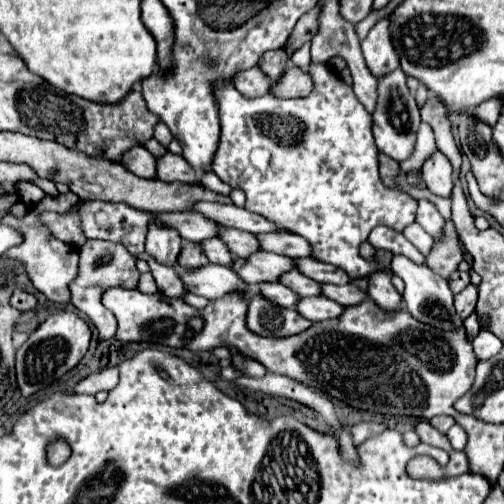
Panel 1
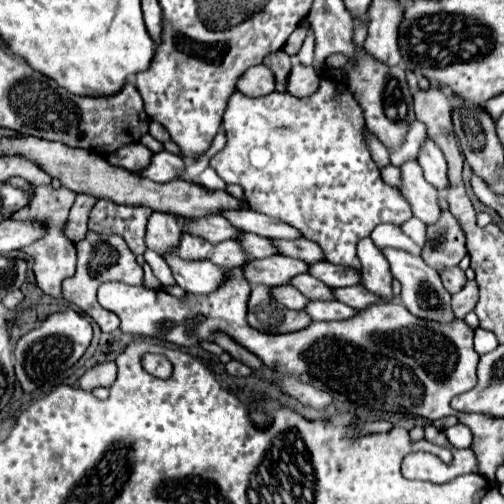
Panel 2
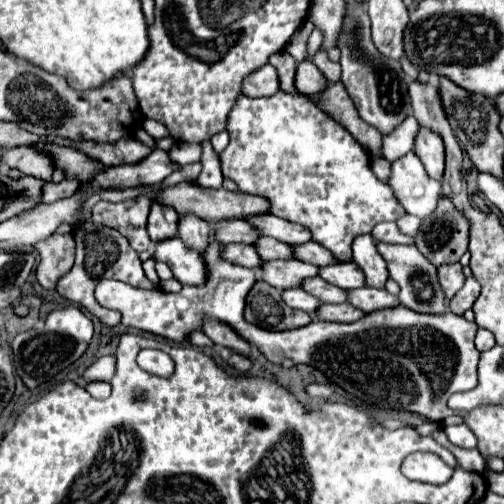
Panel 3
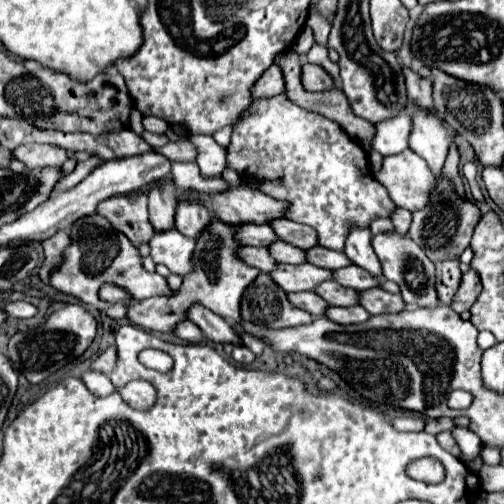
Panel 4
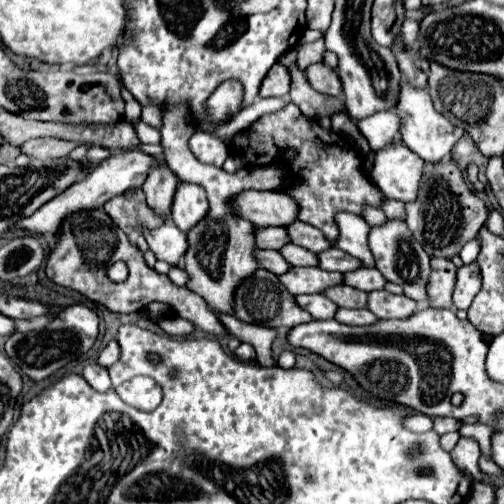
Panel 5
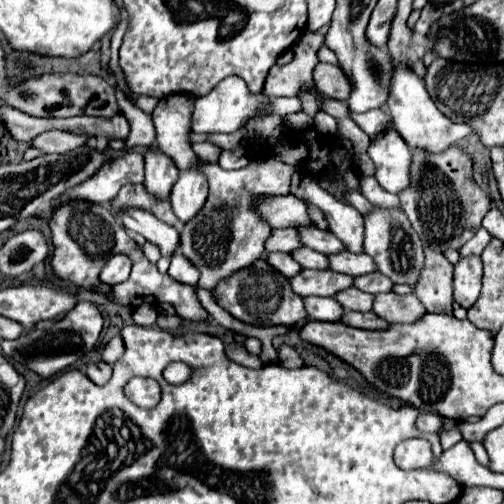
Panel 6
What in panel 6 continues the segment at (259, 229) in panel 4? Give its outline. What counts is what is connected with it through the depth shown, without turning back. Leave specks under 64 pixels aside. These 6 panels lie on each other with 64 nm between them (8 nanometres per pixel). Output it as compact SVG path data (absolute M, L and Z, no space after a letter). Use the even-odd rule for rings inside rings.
M296 228L272 230L270 238L266 240L266 250L268 252L294 252L302 246L304 244L300 242L300 232Z

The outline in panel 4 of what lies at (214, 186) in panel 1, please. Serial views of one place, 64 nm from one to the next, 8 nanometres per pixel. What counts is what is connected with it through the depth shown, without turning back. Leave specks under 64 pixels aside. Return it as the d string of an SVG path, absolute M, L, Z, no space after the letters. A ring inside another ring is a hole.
M190 136L190 142L196 148L196 162L206 176L222 174L226 166L226 148L220 146L212 136Z

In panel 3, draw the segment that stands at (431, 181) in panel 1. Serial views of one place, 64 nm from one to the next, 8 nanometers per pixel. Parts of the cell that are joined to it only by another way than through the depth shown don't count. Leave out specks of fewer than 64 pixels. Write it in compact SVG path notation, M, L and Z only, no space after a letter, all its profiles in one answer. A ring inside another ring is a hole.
M420 126L416 140L414 140L414 152L424 162L428 176L442 180L444 174L444 140L438 132Z

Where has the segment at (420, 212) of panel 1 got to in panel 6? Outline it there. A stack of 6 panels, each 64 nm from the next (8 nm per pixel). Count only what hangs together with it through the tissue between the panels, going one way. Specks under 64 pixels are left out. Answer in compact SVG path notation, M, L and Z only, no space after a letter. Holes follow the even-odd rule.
M394 126L370 142L368 156L376 164L376 180L384 190L398 194L408 186L408 164L412 162L412 154Z

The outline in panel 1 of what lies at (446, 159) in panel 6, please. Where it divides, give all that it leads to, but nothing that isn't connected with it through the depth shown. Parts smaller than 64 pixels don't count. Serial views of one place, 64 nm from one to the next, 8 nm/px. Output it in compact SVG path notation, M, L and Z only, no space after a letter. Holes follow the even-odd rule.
M448 220L444 224L444 236L440 240L434 240L434 246L426 256L426 266L432 268L442 278L448 278L458 268L458 262L462 262L462 258L464 252L458 232L454 228L454 222Z

